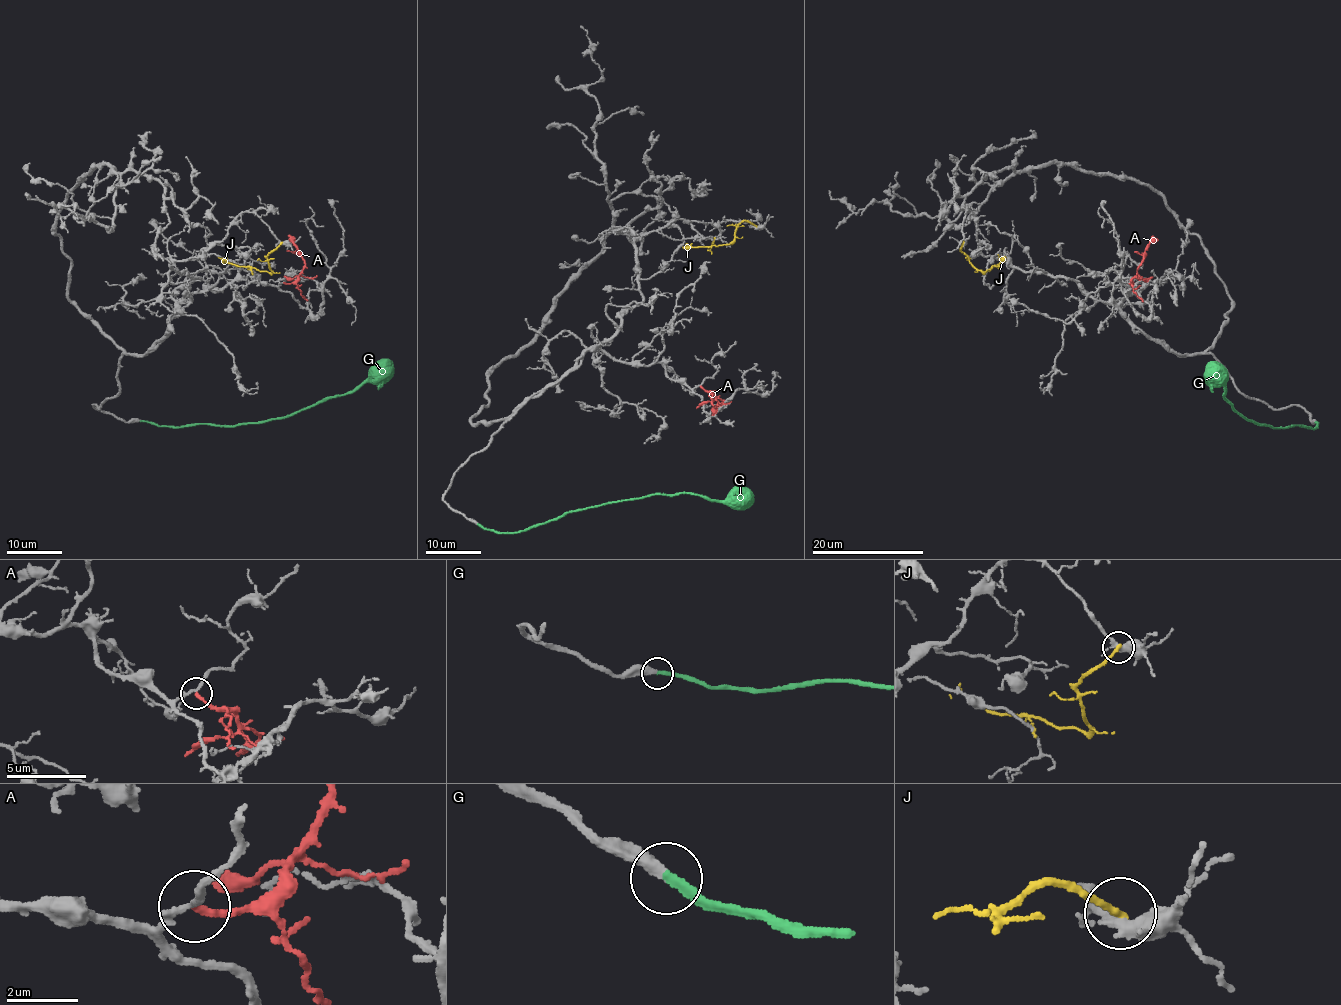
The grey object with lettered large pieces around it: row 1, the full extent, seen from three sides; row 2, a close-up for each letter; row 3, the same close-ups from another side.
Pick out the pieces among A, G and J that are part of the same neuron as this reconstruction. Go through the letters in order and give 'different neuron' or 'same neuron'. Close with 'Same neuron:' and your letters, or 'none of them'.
A: different neuron
G: same neuron
J: different neuron
Same neuron: G

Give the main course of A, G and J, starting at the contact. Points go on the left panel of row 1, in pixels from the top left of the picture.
A: (283, 282), (290, 283), (297, 278), (304, 261), (290, 239)
G: (140, 420), (161, 426), (232, 425), (293, 416), (330, 398), (358, 389), (366, 381), (384, 381), (392, 367)
J: (281, 243), (271, 252), (267, 260), (270, 272), (228, 264), (218, 257)

